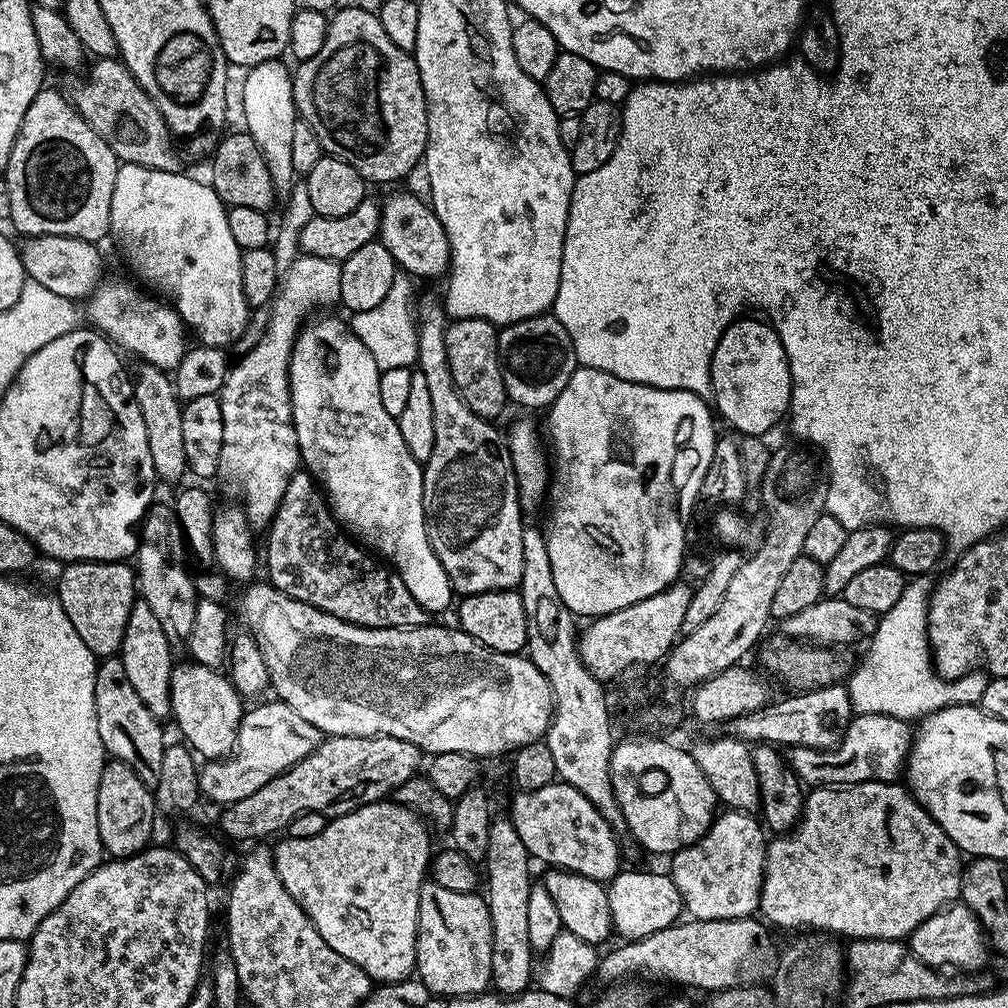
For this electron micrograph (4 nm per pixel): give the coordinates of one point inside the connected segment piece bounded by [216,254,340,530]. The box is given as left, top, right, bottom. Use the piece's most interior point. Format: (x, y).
(260, 453)

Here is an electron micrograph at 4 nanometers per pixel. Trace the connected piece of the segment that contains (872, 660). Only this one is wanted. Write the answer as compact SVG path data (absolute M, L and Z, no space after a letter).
M905 598L894 602L894 606L890 606L890 610L879 617L876 632L867 641L867 644L868 653L864 656L864 662L856 670L854 668L846 680L848 696L852 699L857 713L886 714L899 720L916 722L930 715L931 712L937 712L950 706L979 705L983 691L986 690L988 680L980 673L980 670L973 670L968 675L960 677L959 680L951 682L937 676L932 662L932 653L928 647L927 599Z

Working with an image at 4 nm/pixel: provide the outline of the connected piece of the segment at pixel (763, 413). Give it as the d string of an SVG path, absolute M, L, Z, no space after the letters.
M737 318L729 324L714 350L710 396L716 399L715 411L724 415L726 423L733 424L744 436L760 438L789 415L792 375L786 350L771 323L744 319Z

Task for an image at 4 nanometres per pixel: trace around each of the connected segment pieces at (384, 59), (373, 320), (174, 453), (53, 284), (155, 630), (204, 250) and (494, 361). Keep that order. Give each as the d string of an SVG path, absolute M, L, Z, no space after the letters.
M337 7L331 13L326 32L326 42L318 54L309 60L301 60L295 65L294 75L292 76L292 93L299 119L307 122L318 134L318 142L324 147L325 153L329 156L337 156L342 162L354 166L358 174L369 185L372 184L392 184L395 180L400 180L412 167L421 163L424 155L424 147L428 141L428 102L424 98L424 87L420 71L416 65L416 57L413 53L403 52L394 42L390 42L390 37L386 30L382 30L382 22L375 11L367 12L364 8L343 8Z
M400 270L397 271L394 282L390 286L390 291L386 293L386 298L382 298L382 302L378 302L378 306L373 306L371 310L362 310L361 312L353 312L350 316L350 327L352 333L357 336L362 342L362 346L366 346L366 350L370 350L370 355L374 357L374 362L380 367L381 372L386 370L398 370L399 368L412 368L416 364L416 355L418 354L418 342L416 341L416 329L418 327L417 321L414 319L414 312L412 316L412 284L407 272Z
M139 363L133 379L132 392L146 425L146 440L150 447L151 461L157 479L166 484L174 484L187 473L186 450L183 445L182 402L177 398L175 381L163 368L153 364Z
M40 235L27 237L22 244L21 256L25 275L53 291L59 297L73 302L87 299L99 287L102 274L102 256L93 241L68 235Z
M138 602L130 610L130 618L126 622L126 634L122 638L122 646L118 653L118 662L126 666L126 674L138 698L142 698L150 714L161 718L172 715L170 702L170 678L174 667L172 660L173 645L166 638L166 630L162 630L162 622L158 622L154 610L143 602Z
M121 163L116 181L114 182L114 198L110 202L110 229L111 235L116 235L116 240L120 243L120 248L124 251L124 256L128 259L128 264L149 284L149 289L155 290L157 293L169 292L171 303L174 305L176 312L180 315L180 319L185 325L197 336L201 345L209 348L227 349L228 344L232 344L244 331L250 328L250 305L244 293L244 276L243 262L241 260L242 249L234 242L233 236L230 235L230 222L228 221L228 208L218 198L218 194L212 189L211 183L195 180L192 176L183 176L180 170L163 172L157 168L147 168L146 166L138 166L137 164Z
M482 318L452 320L444 329L446 354L450 362L450 374L458 394L483 420L499 421L504 407L509 407L508 391L500 369L500 355L496 349L497 325Z

